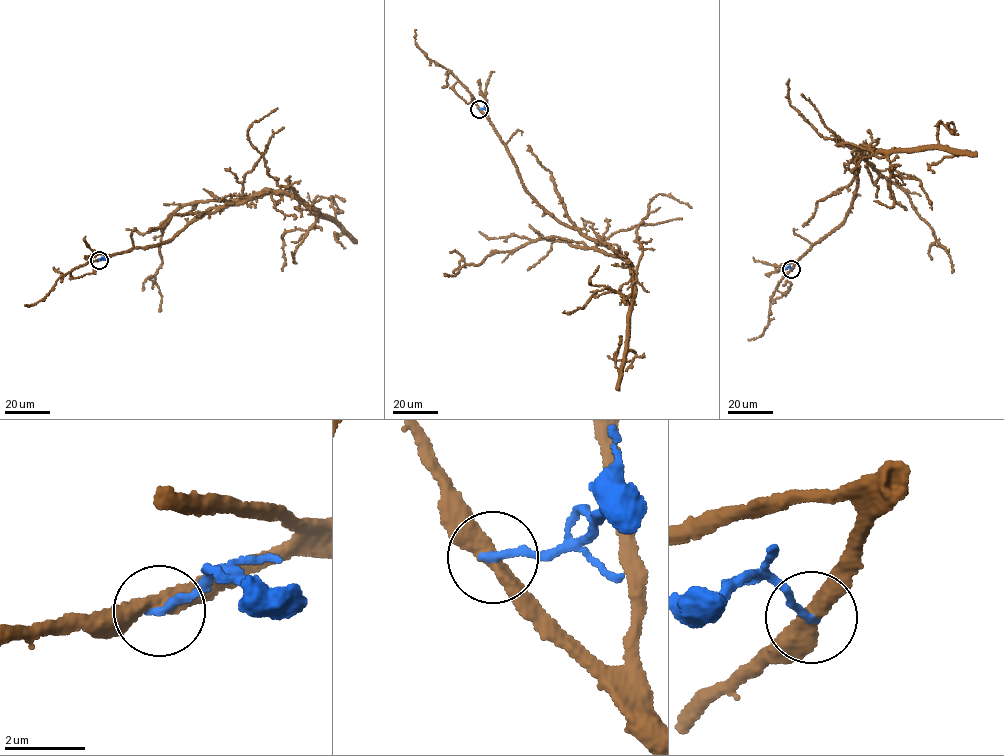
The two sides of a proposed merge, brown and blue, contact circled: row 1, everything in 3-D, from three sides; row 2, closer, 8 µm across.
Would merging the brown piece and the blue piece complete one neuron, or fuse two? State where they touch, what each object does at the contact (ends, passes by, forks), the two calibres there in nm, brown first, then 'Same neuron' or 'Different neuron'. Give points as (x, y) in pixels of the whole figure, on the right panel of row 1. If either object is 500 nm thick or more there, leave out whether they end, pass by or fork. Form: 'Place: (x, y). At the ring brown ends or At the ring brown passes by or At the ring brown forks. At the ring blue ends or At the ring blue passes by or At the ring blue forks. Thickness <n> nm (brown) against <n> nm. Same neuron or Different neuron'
Place: (791, 269). At the ring brown passes by. At the ring blue ends. Thickness 400 nm (brown) against 200 nm. Different neuron

